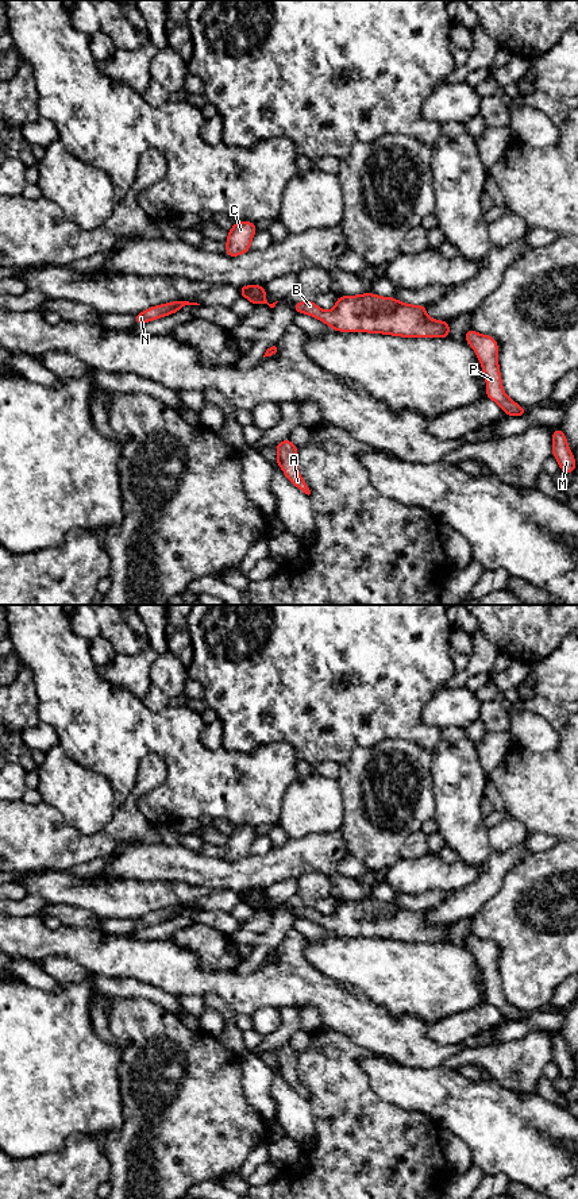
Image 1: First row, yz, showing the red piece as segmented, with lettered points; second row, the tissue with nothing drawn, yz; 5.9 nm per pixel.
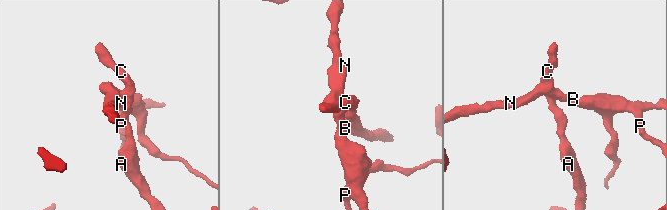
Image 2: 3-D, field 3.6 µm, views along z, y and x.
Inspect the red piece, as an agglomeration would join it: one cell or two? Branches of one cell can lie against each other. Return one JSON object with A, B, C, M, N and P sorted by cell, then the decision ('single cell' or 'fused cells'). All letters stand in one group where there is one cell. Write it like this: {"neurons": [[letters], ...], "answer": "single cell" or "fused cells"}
{"neurons": [["A", "C"], ["B", "M", "N", "P"]], "answer": "fused cells"}

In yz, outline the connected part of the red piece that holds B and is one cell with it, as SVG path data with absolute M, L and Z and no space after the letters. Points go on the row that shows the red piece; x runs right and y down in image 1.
M363 293L338 297L331 311L320 309L313 301L305 300L293 308L297 313L321 320L334 331L404 338L450 338L451 323L429 319L425 305L409 305L394 297Z

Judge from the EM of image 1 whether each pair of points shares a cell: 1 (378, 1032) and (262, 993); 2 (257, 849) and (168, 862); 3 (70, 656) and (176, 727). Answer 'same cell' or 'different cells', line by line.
1: same cell
2: different cells
3: same cell

